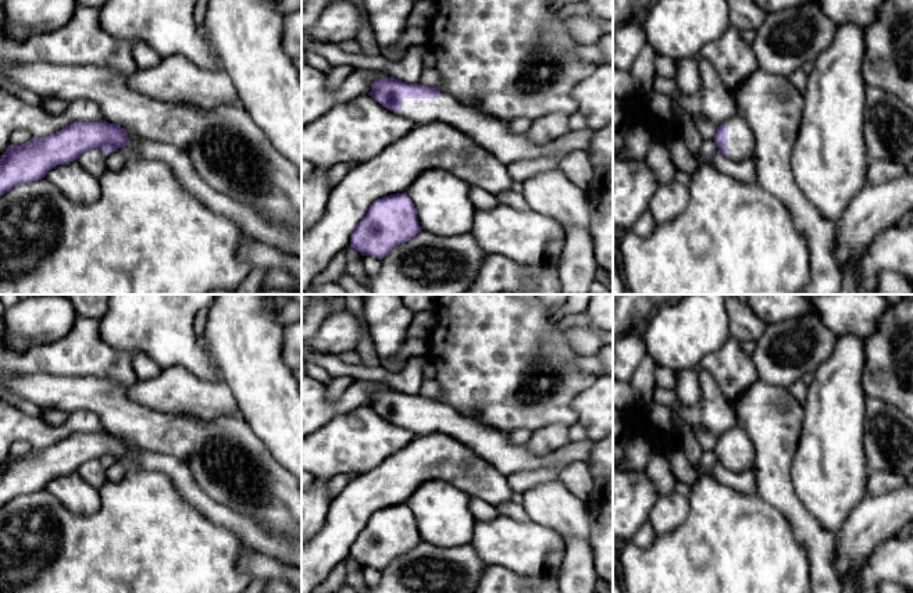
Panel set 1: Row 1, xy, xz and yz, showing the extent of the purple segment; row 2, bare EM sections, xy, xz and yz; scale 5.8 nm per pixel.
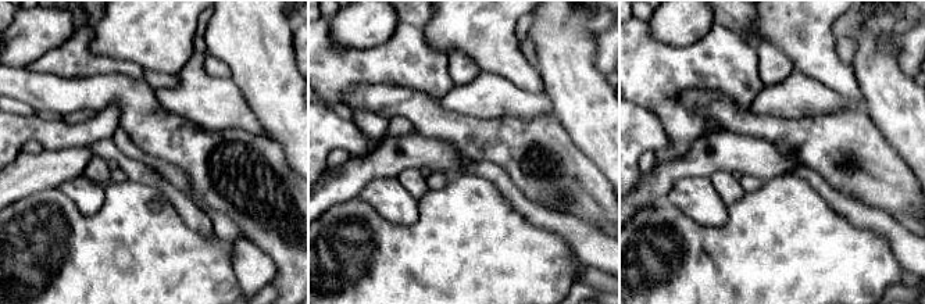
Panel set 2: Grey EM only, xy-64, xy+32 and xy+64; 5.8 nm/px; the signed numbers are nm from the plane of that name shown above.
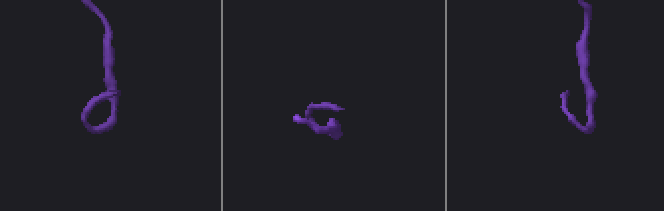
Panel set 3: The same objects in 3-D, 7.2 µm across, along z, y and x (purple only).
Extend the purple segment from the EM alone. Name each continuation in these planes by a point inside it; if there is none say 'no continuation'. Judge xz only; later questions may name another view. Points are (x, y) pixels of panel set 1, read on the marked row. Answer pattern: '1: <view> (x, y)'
1: xz (494, 135)

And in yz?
1: yz (741, 143)

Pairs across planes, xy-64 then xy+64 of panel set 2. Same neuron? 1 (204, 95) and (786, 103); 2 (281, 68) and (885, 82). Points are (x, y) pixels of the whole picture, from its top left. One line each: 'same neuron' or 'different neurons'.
1: same neuron
2: same neuron

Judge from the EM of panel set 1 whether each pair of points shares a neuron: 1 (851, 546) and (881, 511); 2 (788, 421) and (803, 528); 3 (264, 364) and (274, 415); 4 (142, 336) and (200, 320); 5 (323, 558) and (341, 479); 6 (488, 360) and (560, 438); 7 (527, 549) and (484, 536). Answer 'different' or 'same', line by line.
1: same
2: same
3: same
4: different
5: different
6: different
7: same

